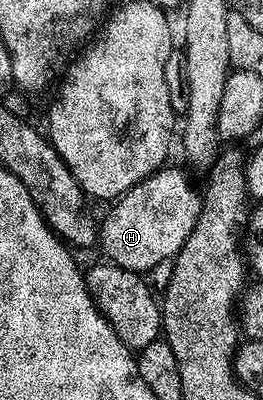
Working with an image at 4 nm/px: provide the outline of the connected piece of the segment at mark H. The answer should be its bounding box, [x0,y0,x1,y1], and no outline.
[99,165,203,275]

